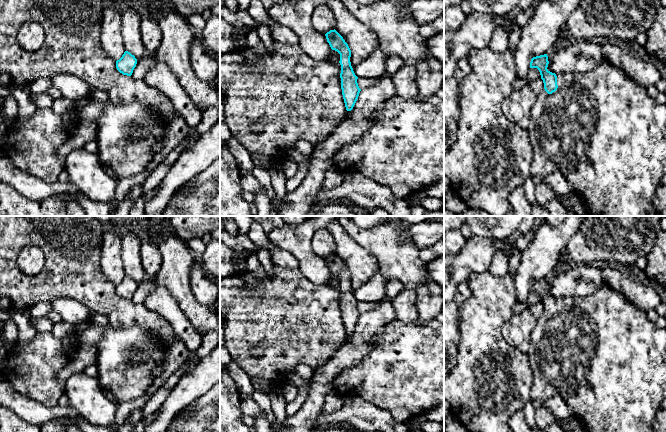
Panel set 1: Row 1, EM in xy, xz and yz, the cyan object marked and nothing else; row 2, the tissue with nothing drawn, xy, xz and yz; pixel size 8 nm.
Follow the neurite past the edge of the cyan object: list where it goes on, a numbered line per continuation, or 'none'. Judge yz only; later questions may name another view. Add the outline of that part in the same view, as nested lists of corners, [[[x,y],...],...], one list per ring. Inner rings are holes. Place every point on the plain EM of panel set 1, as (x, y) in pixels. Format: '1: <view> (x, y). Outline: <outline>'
1: yz (601, 354). Outline: [[[605,283],[589,296],[558,297],[556,300],[557,314],[548,318],[543,312],[531,333],[530,348],[527,351],[529,364],[534,372],[531,399],[545,401],[554,395],[560,395],[574,415],[583,421],[587,432],[656,432],[653,420],[660,410],[661,402],[666,399],[666,328],[657,327],[647,318],[646,313],[636,308],[623,293],[613,290]]]

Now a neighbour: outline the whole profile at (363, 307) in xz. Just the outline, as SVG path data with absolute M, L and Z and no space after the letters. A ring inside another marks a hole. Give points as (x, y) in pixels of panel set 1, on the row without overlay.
M381 301L377 302L358 302L357 307L360 313L365 313L371 311L374 308L377 308L380 305Z

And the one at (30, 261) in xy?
M35 245L24 247L18 255L17 265L22 273L37 275L44 267L45 257L43 250Z

